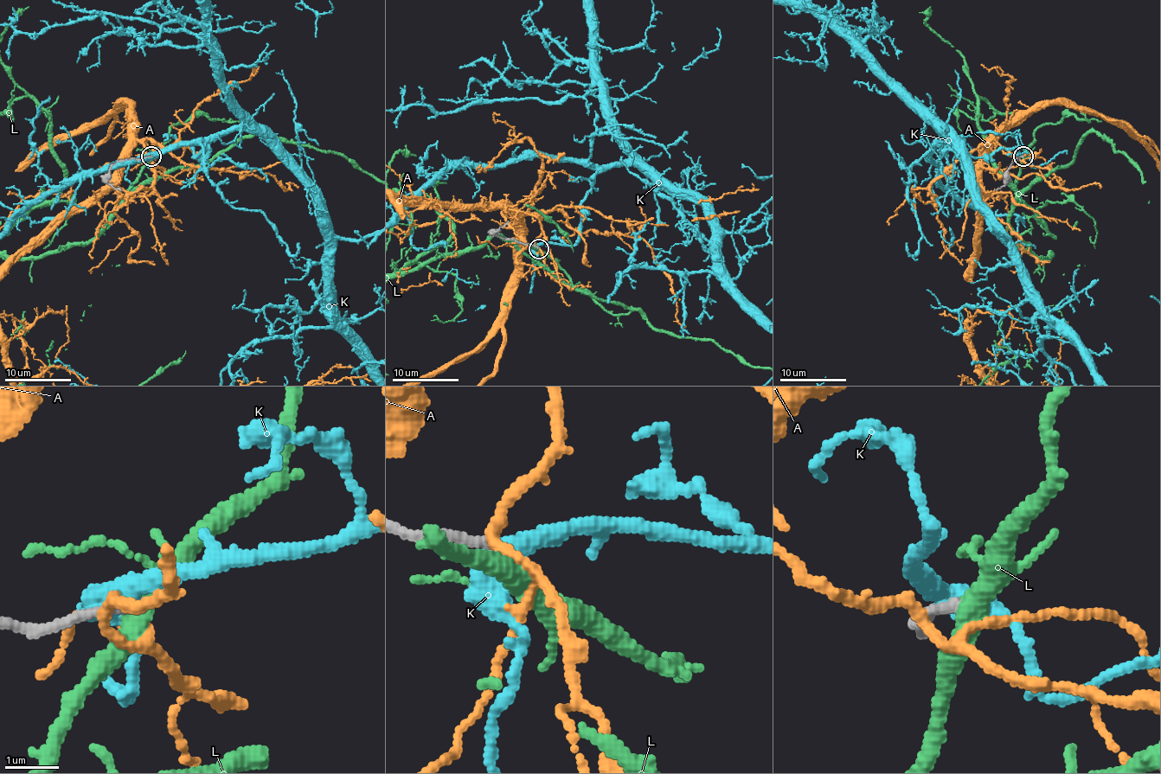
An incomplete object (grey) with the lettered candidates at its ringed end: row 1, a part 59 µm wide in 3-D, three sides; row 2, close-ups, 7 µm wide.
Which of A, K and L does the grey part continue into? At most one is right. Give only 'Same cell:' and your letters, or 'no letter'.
Same cell: no letter

